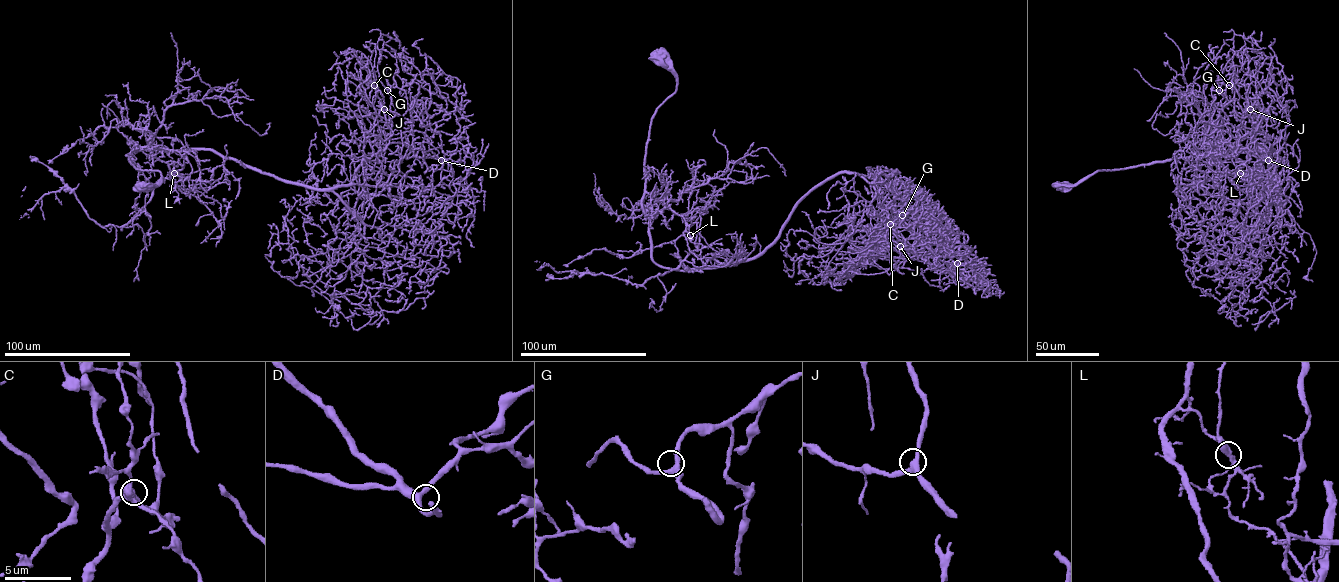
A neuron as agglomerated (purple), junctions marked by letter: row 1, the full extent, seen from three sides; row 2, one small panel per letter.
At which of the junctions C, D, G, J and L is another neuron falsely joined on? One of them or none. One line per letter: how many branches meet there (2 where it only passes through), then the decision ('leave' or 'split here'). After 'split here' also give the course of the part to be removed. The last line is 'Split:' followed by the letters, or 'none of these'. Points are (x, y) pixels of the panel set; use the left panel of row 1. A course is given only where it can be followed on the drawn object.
C: branches 3; leave
D: branches 3; leave
G: branches 3; leave
J: branches 3; leave
L: branches 3; split here; course (174, 173), (185, 177), (176, 171), (183, 167), (183, 144), (127, 124), (99, 126), (48, 163)
Split: L

